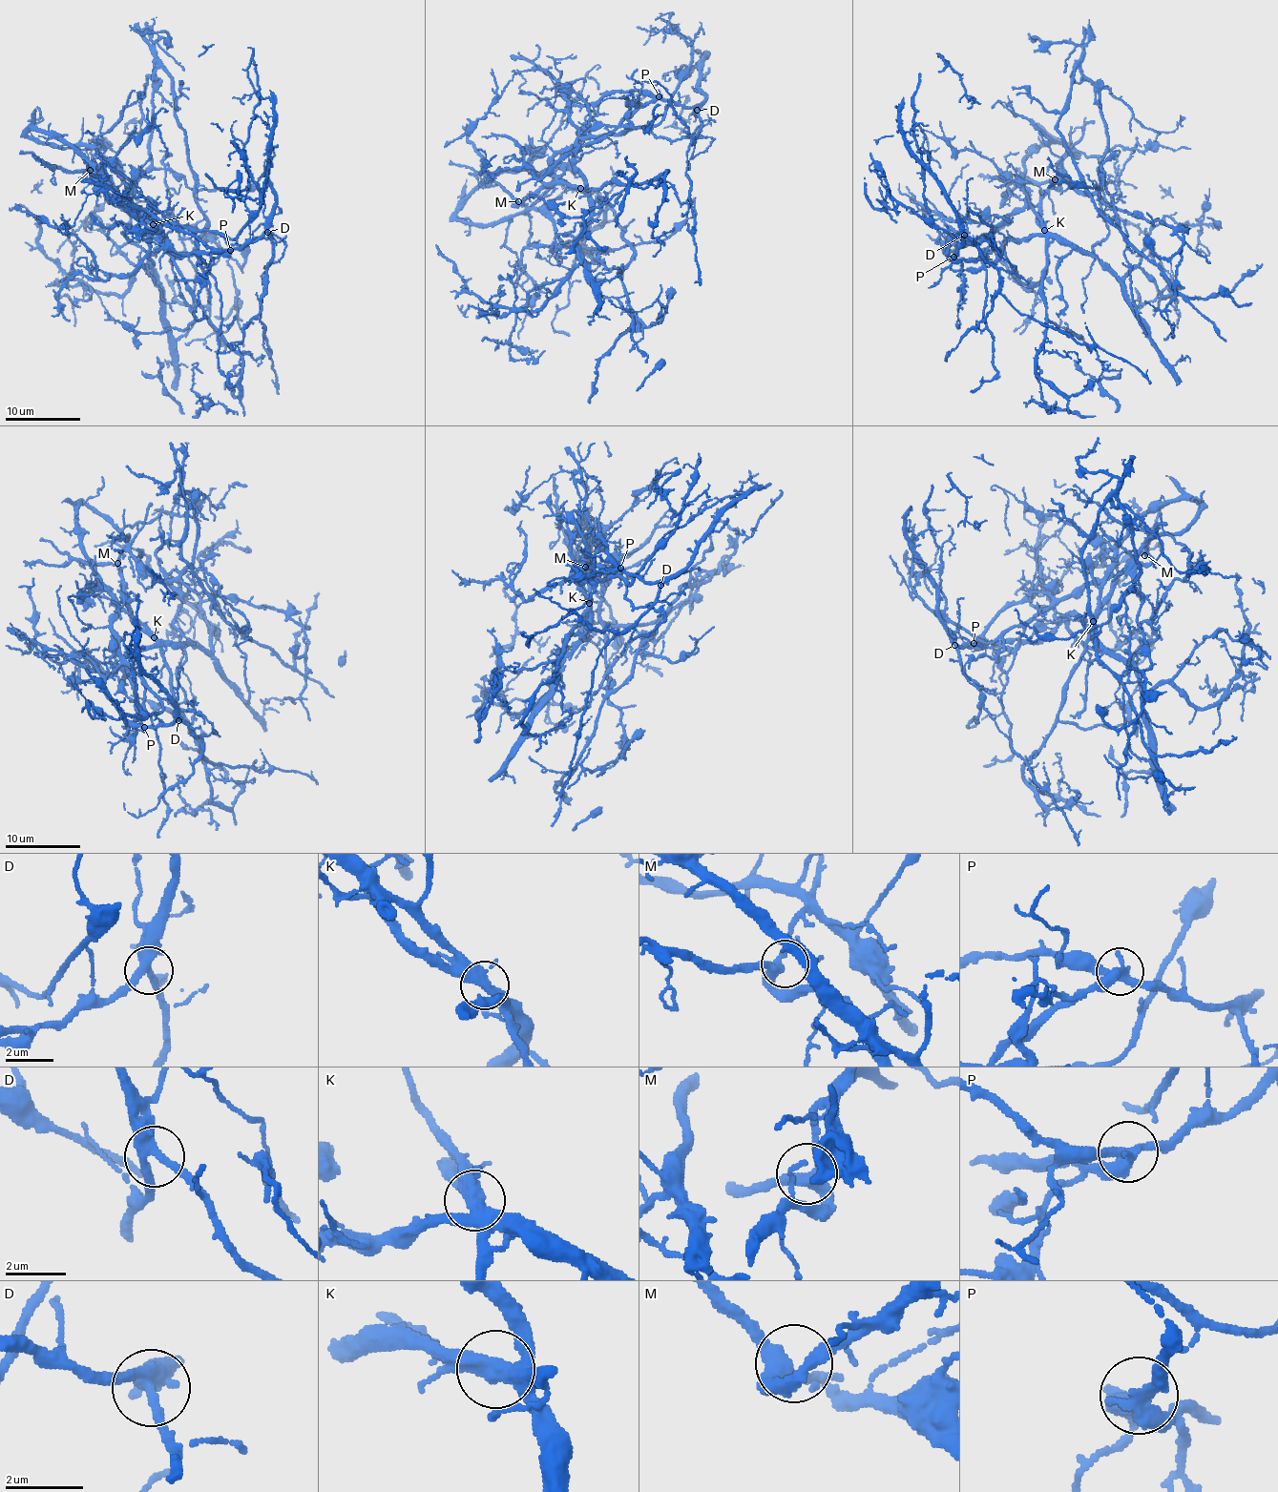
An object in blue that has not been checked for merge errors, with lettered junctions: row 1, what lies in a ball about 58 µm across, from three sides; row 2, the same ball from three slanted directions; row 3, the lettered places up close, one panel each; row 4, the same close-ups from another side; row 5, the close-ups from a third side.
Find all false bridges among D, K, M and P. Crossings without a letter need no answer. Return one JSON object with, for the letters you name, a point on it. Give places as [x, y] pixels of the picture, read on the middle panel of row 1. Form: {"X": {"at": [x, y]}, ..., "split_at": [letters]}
{"K": {"at": [580, 188]}, "P": {"at": [659, 96]}, "split_at": ["K", "P"]}

